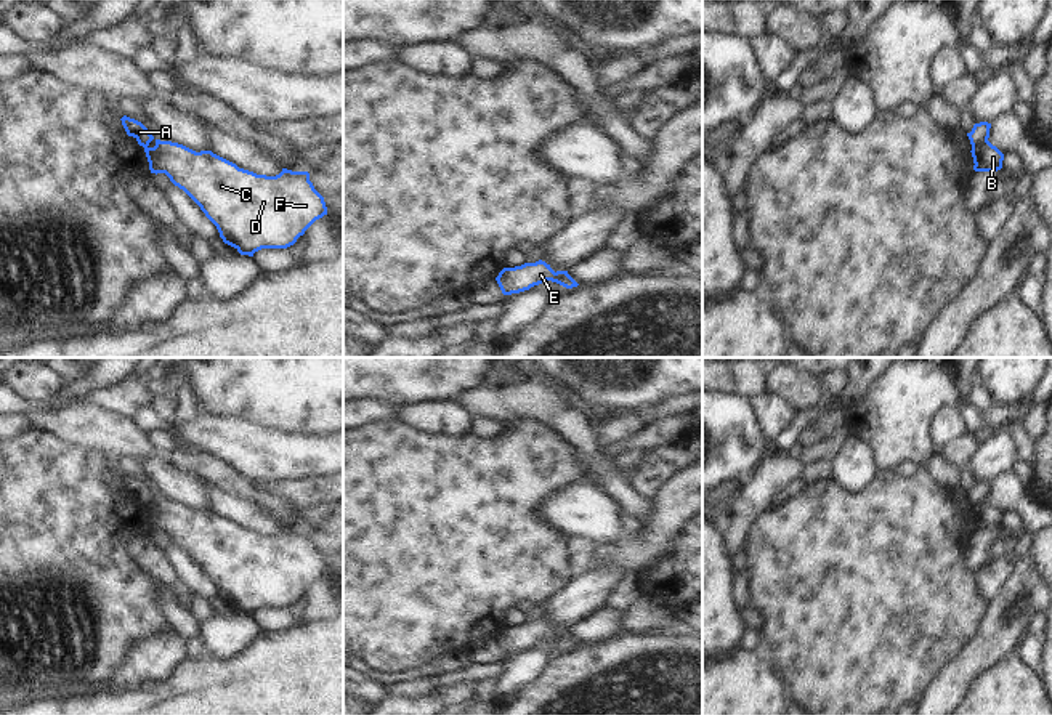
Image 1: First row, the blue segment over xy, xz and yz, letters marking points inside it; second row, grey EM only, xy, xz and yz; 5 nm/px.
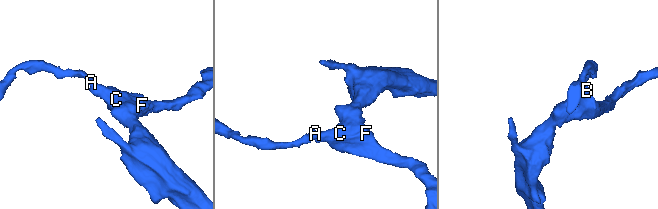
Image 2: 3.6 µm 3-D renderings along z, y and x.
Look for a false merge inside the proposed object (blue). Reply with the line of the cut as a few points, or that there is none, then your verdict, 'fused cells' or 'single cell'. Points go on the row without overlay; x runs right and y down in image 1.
cut yz (987, 499), (972, 507); fused cells

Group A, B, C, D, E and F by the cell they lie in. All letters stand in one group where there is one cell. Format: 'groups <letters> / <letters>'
groups A / B C D E F

